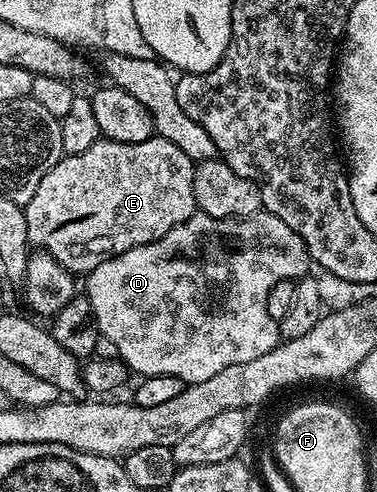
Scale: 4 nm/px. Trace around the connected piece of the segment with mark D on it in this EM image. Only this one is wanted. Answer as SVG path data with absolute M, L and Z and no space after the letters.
M263 210L245 220L217 220L196 214L156 242L100 262L85 277L84 296L91 304L100 335L115 343L118 359L130 367L131 373L142 378L172 374L186 385L199 384L220 370L228 370L228 366L253 362L279 344L278 321L268 314L268 290L276 282L297 281L310 268L312 261L300 234L270 212Z

